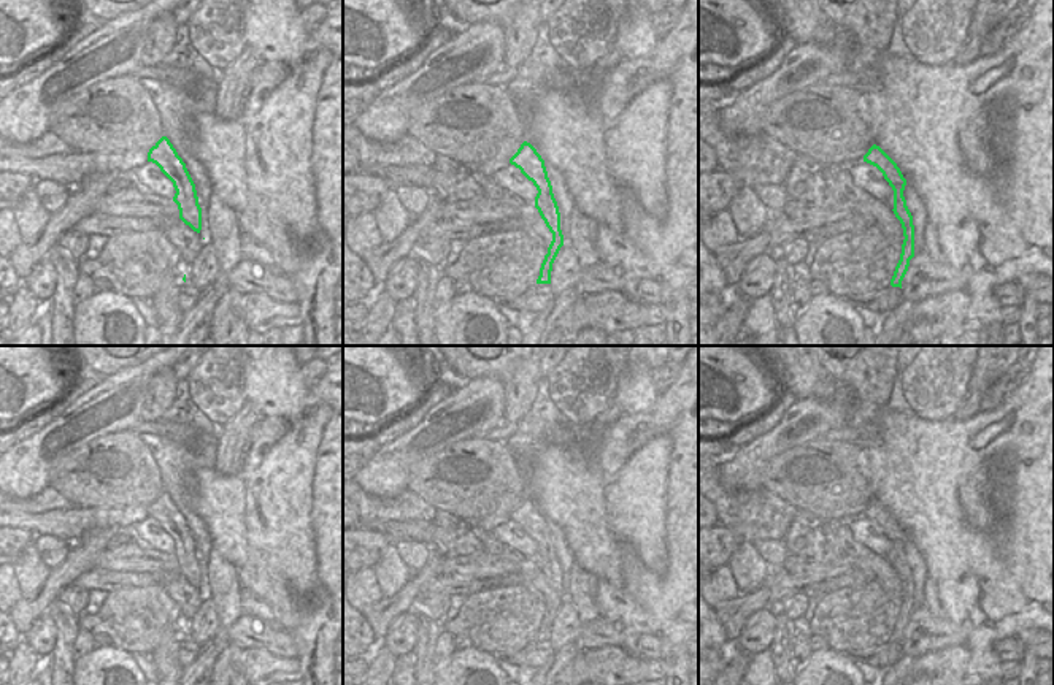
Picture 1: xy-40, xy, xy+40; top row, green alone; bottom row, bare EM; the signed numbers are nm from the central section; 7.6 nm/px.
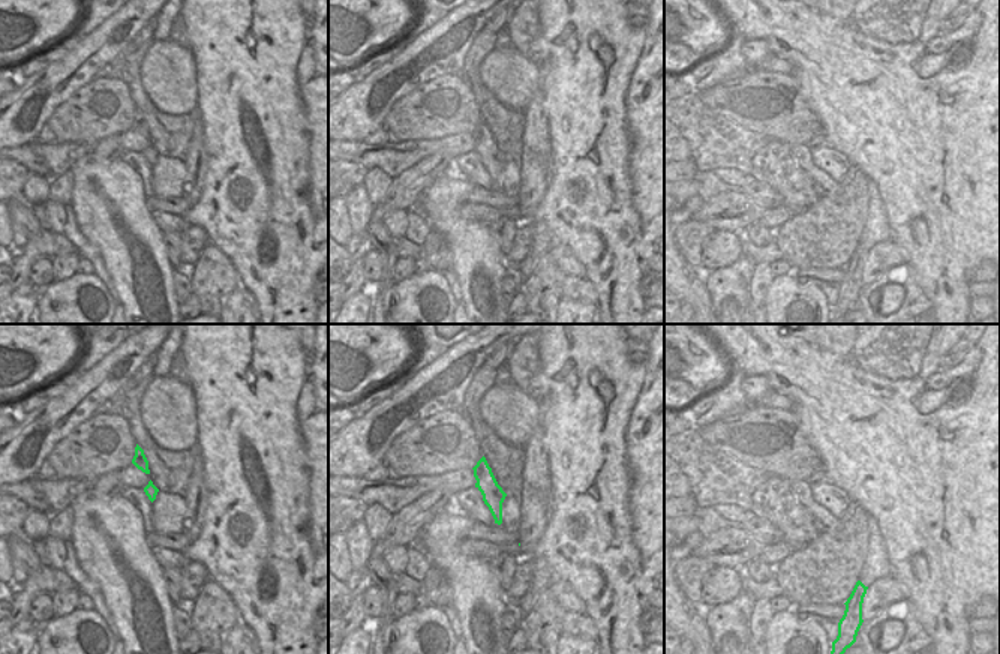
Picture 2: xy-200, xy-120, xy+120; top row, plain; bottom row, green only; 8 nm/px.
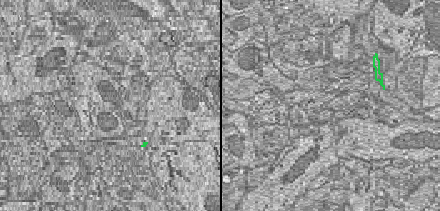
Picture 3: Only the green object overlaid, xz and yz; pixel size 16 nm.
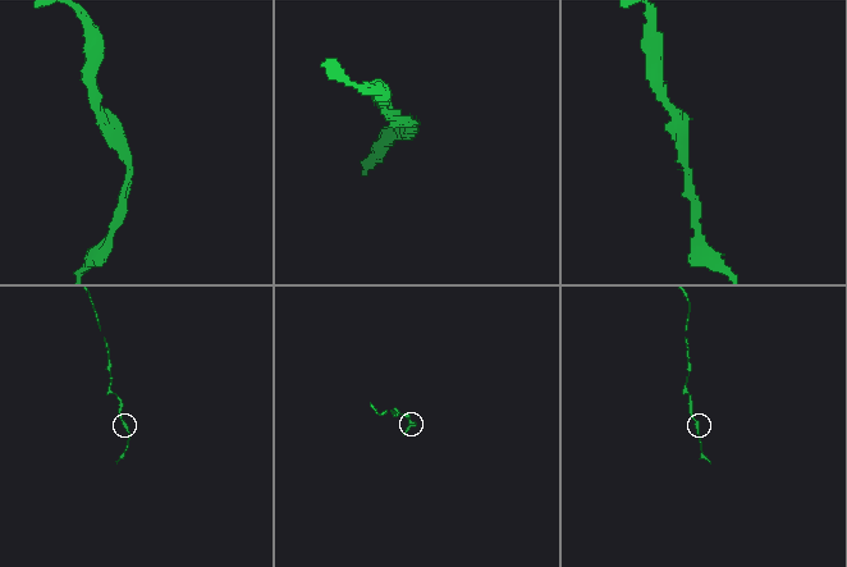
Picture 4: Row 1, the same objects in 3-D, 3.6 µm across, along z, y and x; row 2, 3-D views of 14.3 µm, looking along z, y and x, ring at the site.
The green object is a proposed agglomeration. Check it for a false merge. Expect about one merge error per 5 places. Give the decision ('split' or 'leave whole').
leave whole

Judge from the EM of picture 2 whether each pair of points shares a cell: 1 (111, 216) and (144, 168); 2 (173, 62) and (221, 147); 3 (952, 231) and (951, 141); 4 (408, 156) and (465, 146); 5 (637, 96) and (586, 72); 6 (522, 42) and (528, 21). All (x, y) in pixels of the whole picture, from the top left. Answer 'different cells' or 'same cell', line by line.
1: different cells
2: different cells
3: same cell
4: same cell
5: different cells
6: same cell

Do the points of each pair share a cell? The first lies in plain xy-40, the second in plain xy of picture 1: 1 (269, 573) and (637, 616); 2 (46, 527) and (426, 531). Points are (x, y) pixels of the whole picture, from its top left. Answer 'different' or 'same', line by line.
1: different
2: same

